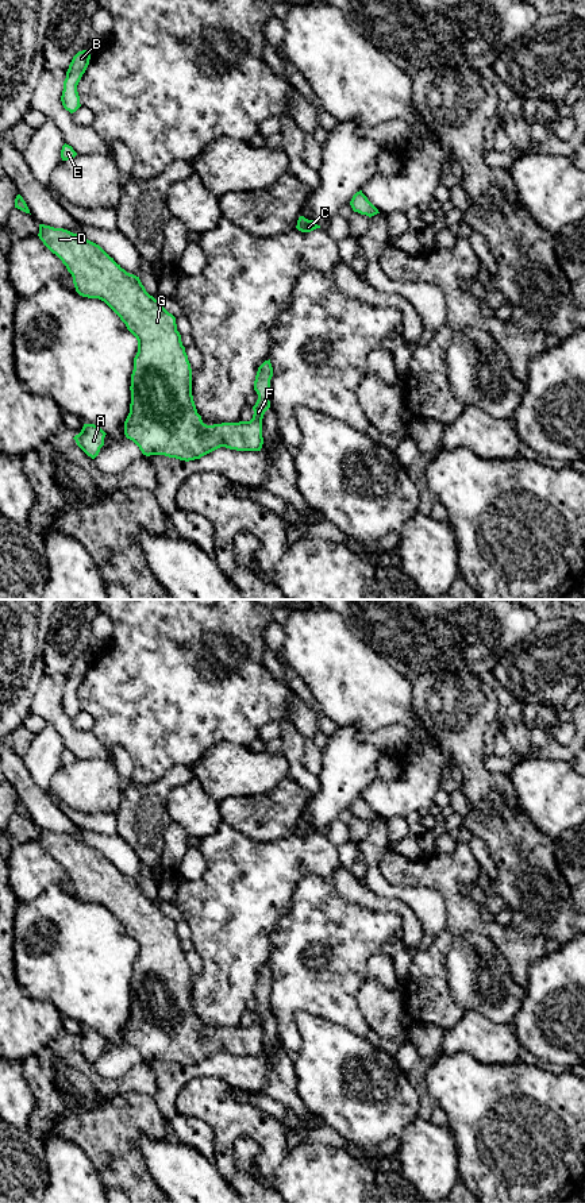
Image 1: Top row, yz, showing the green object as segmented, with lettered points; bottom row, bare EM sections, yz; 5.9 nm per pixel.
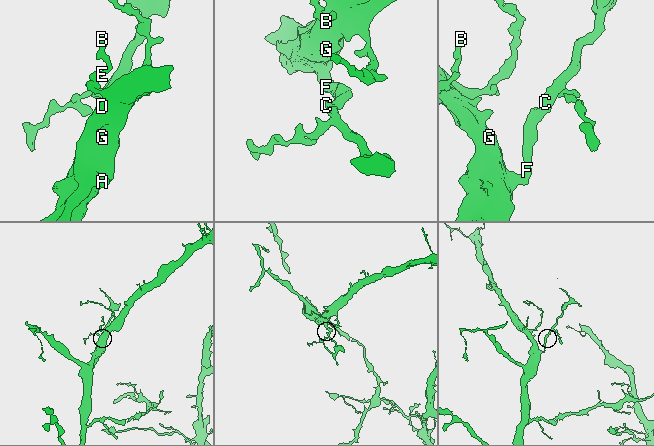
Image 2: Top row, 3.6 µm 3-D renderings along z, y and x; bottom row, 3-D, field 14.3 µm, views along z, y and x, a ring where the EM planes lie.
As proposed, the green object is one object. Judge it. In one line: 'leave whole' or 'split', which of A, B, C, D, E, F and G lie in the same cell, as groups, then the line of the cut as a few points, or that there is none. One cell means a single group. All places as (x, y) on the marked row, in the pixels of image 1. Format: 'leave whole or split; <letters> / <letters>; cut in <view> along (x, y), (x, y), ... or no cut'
leave whole; A B C D E F G; no cut

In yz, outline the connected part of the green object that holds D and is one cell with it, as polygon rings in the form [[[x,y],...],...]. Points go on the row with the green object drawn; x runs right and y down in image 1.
[[[39,224],[38,236],[66,266],[76,292],[104,301],[138,340],[124,435],[143,455],[189,462],[220,447],[261,451],[262,419],[270,408],[270,359],[255,375],[258,400],[250,421],[204,424],[193,401],[192,369],[176,317],[99,244],[45,224]]]

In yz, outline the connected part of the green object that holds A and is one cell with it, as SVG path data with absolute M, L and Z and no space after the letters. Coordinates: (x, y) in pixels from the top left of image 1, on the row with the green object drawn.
M84 424L81 432L73 439L77 446L92 459L95 459L100 448L104 446L105 432L95 424Z

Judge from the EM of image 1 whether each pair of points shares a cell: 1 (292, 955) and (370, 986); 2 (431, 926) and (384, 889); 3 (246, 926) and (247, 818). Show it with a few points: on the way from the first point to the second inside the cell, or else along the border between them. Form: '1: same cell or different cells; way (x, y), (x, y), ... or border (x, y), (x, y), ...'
1: different cells; border (368, 975), (358, 994), (358, 1009), (364, 1016)
2: same cell; way (426, 913), (407, 894), (397, 891)
3: different cells; border (223, 821), (253, 840), (278, 840)

